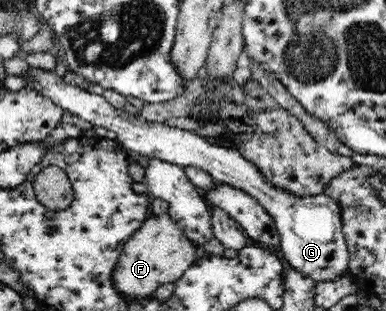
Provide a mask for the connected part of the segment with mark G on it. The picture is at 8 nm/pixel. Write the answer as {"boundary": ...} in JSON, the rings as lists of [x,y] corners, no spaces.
{"boundary":[[[31,67],[26,78],[26,88],[50,98],[65,112],[71,112],[91,122],[93,126],[115,132],[116,141],[128,152],[134,150],[150,159],[157,158],[181,167],[197,166],[208,172],[216,181],[230,184],[256,198],[275,221],[280,234],[280,254],[301,275],[321,282],[339,279],[341,275],[348,274],[349,249],[342,231],[342,211],[334,198],[323,193],[314,197],[291,196],[291,193],[271,185],[251,161],[239,155],[239,151],[210,144],[206,138],[191,130],[181,130],[166,126],[165,123],[147,121],[141,116],[129,115],[123,109],[115,108],[103,95],[81,89],[73,83],[65,83],[64,78],[56,72]]]}

